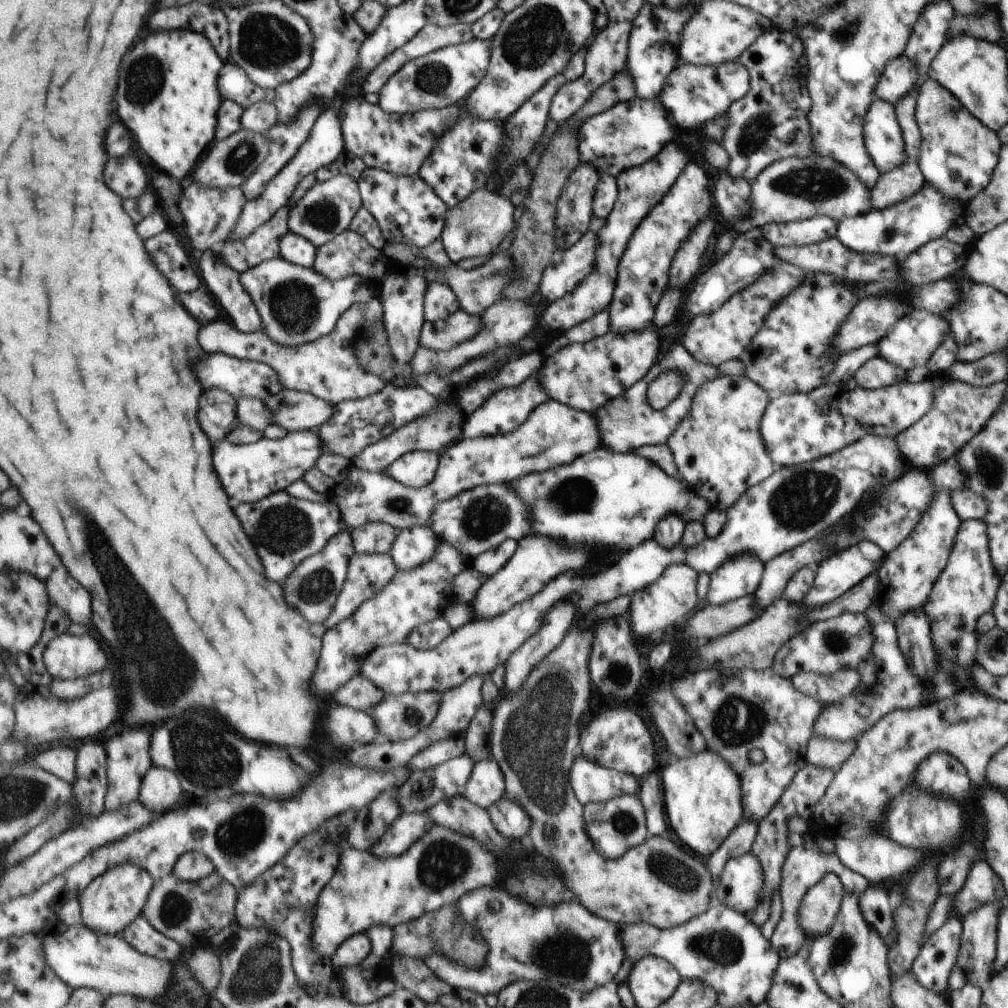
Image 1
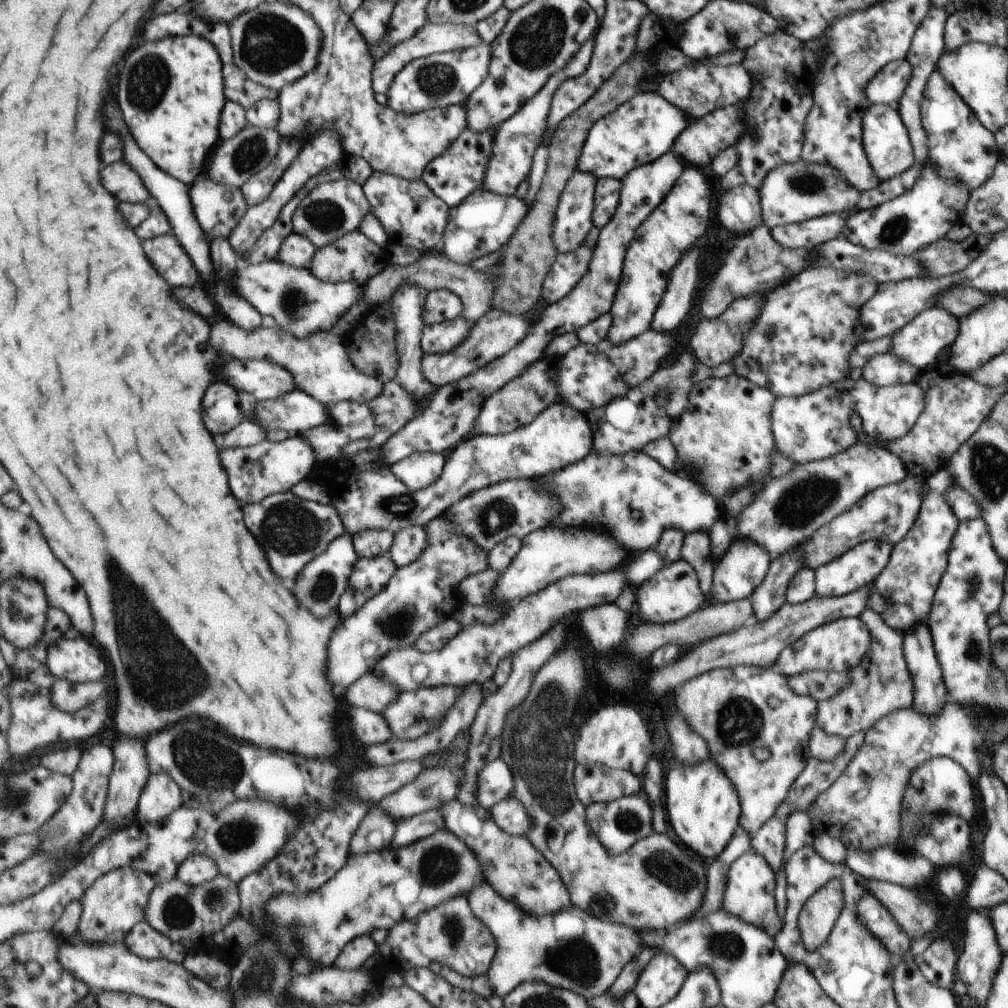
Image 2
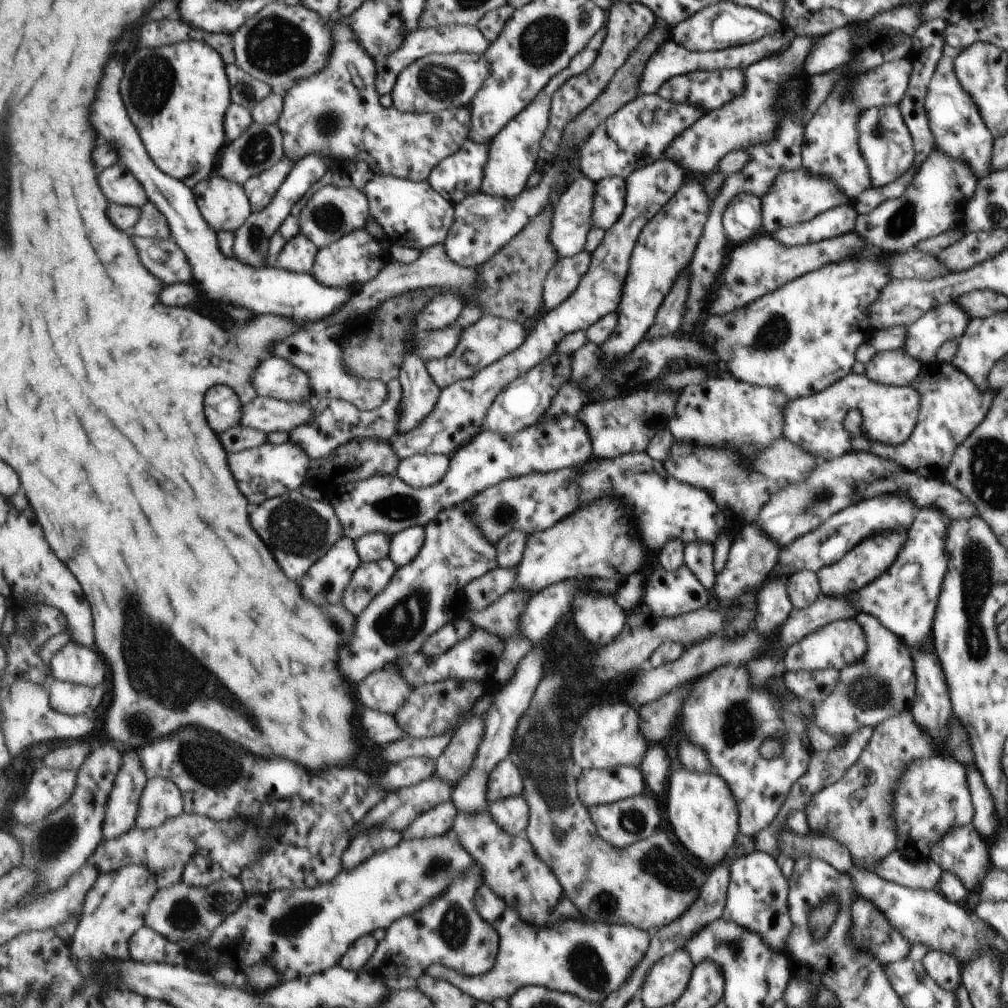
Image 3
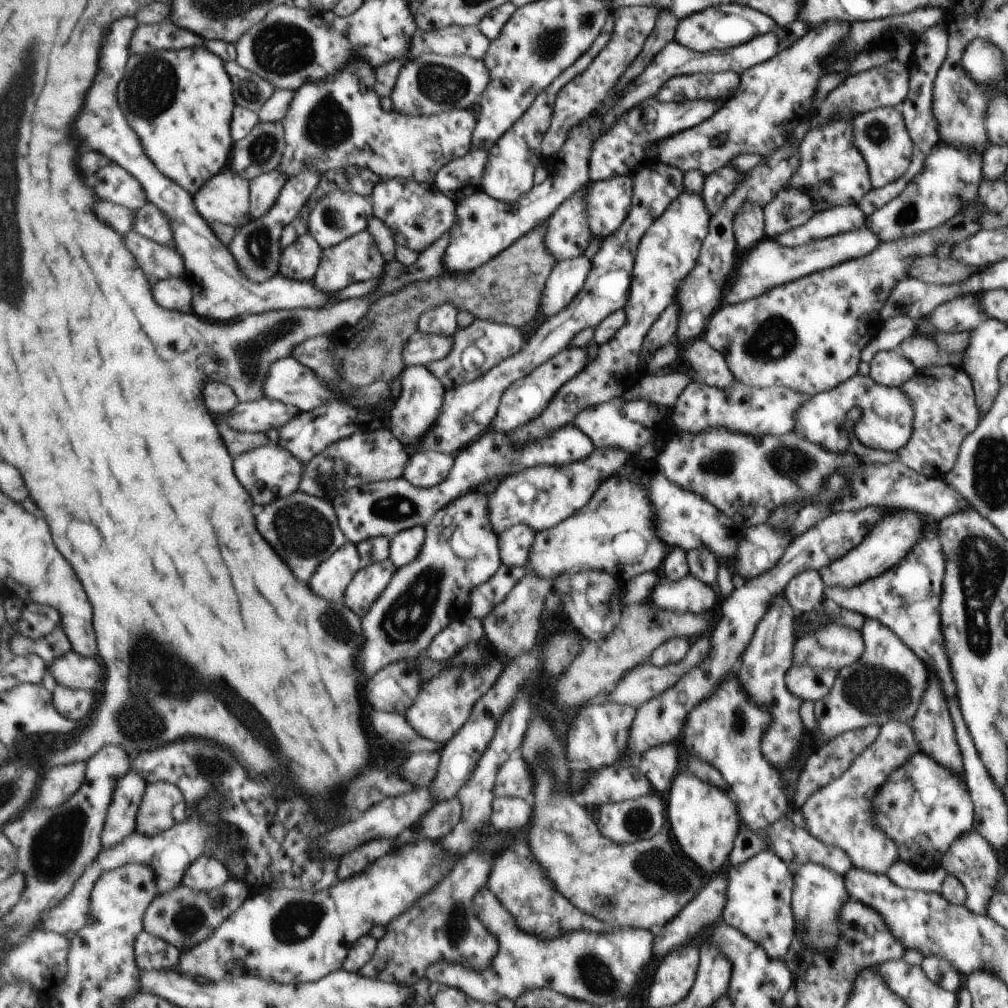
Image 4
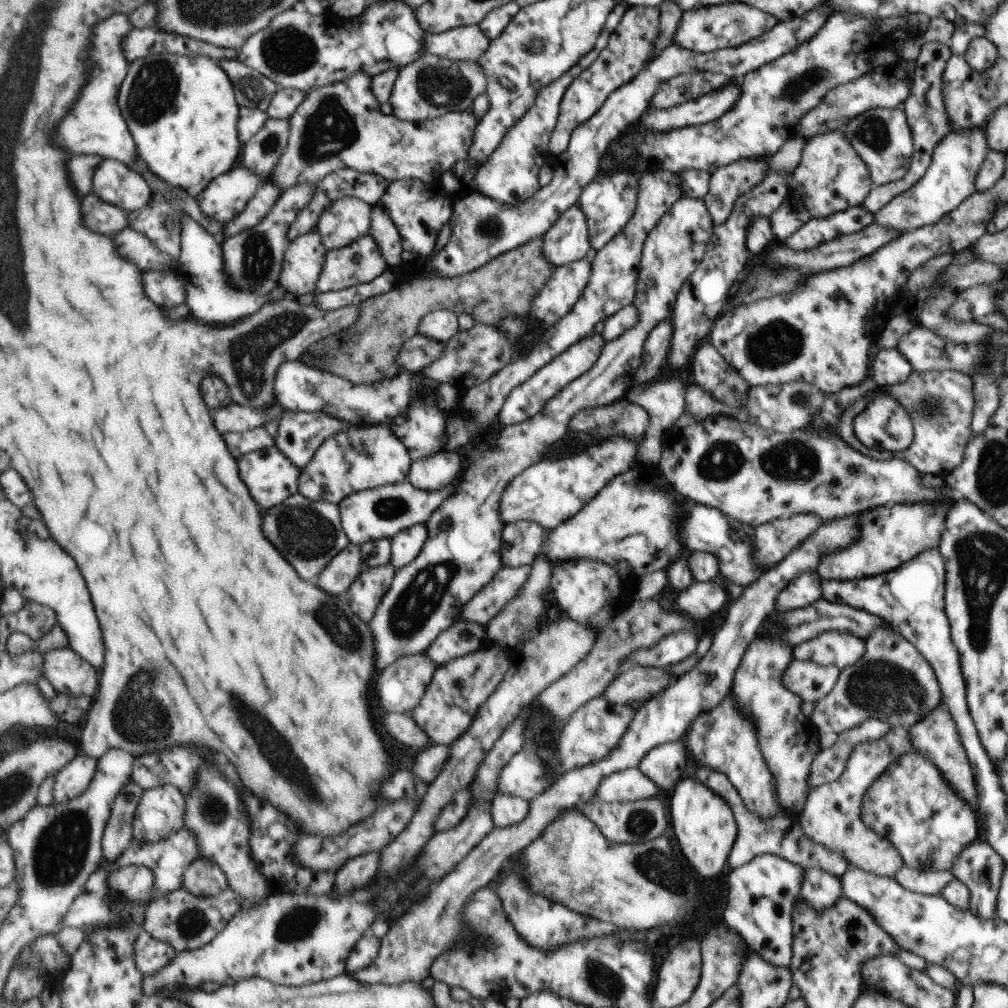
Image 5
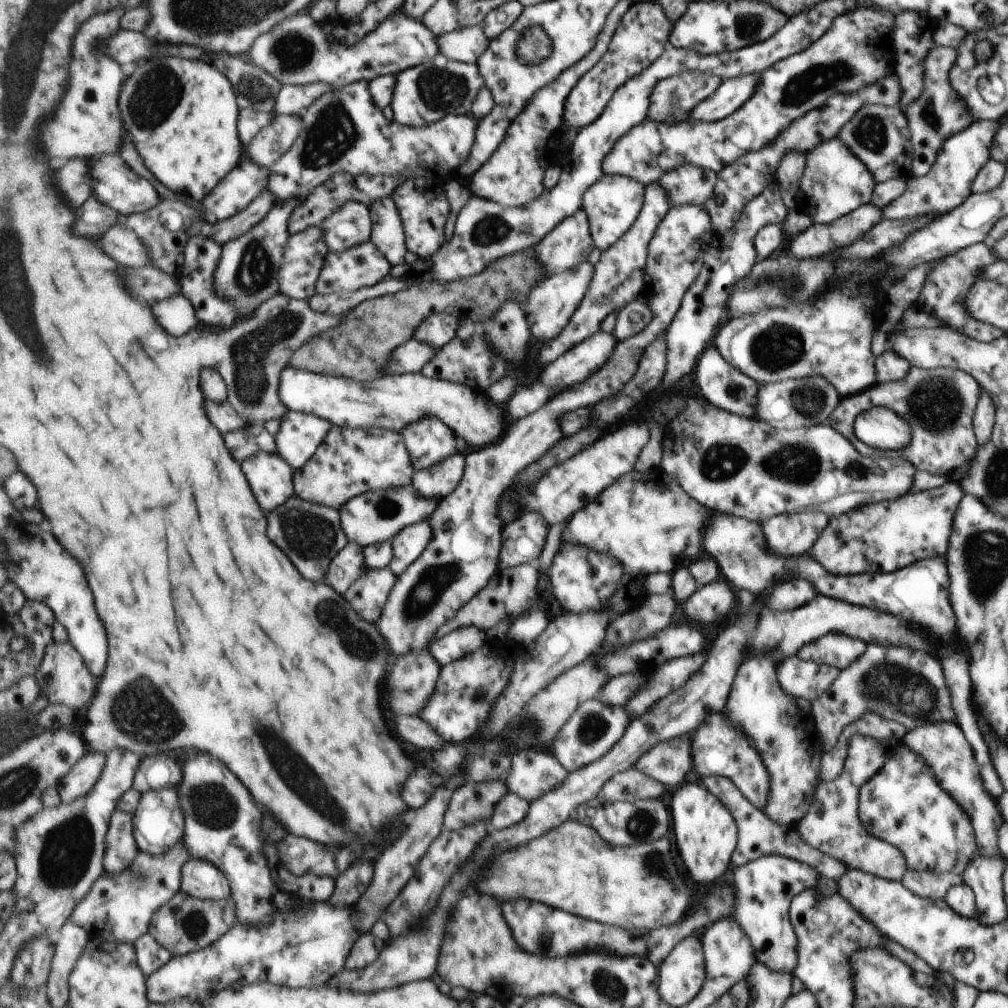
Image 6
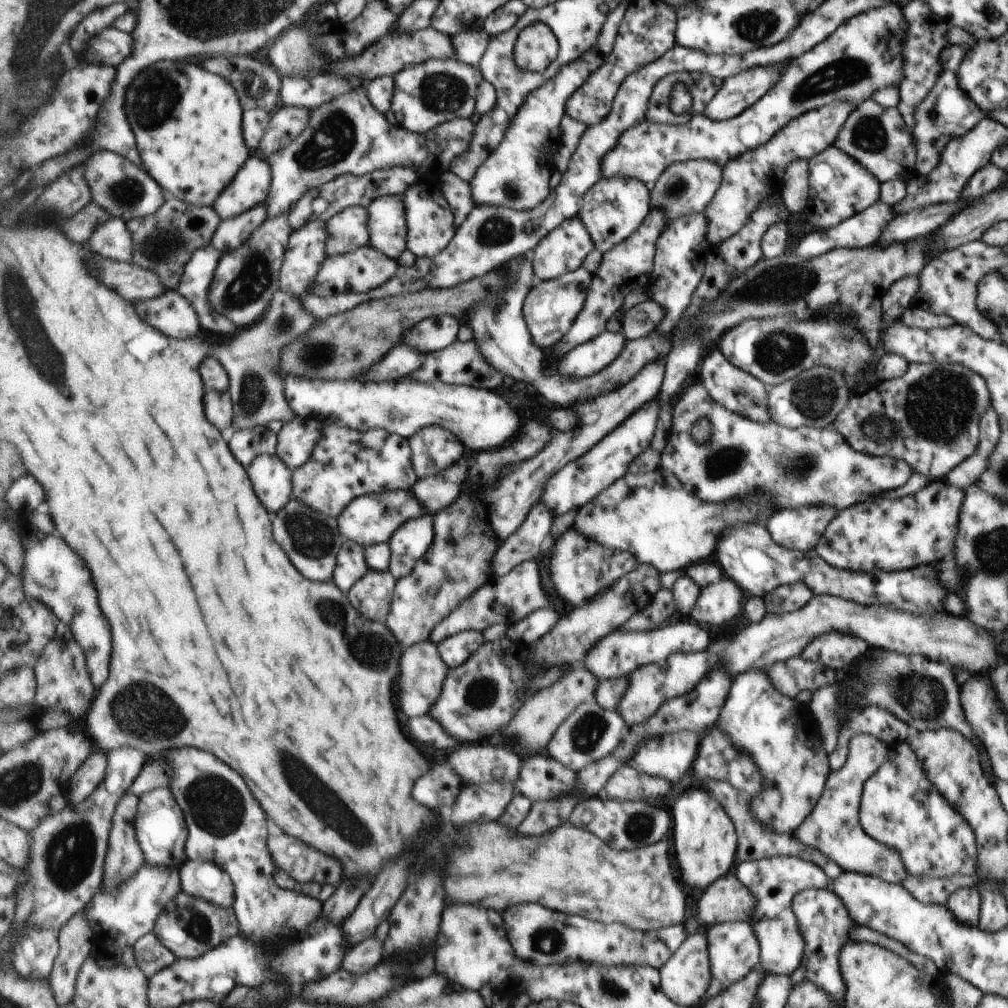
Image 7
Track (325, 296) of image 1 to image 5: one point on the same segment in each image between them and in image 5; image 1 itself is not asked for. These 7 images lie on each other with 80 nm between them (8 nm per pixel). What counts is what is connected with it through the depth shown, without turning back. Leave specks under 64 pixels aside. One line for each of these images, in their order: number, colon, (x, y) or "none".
2: (299, 302)
3: (274, 290)
4: (221, 291)
5: (96, 125)

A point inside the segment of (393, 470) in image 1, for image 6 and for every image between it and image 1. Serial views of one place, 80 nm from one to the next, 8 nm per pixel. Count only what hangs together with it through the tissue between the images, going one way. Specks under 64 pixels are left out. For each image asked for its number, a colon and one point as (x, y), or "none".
2: (420, 470)
3: (424, 470)
4: (426, 469)
5: (433, 474)
6: (438, 482)

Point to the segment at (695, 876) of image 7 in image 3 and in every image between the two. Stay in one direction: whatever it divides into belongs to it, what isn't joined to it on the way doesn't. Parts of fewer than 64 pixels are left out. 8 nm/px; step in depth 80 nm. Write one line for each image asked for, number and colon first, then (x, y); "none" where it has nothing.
3: (699, 808)
4: (703, 819)
5: (703, 826)
6: (703, 829)

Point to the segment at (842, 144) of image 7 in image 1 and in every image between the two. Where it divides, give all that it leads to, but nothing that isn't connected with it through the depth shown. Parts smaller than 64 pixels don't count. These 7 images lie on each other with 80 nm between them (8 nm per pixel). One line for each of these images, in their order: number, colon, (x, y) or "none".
1: (882, 136)
2: (885, 142)
3: (884, 142)
4: (881, 136)
5: (881, 137)
6: (879, 136)

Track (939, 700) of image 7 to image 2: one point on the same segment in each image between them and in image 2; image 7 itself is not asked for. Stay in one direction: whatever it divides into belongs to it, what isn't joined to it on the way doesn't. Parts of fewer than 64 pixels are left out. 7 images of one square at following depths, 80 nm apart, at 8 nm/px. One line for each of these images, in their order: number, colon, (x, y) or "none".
2: (880, 684)
3: (881, 684)
4: (889, 682)
5: (891, 682)
6: (906, 686)

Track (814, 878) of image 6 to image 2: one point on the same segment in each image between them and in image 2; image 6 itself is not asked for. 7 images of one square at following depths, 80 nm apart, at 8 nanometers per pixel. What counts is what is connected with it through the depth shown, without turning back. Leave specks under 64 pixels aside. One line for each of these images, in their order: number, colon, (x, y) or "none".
2: (750, 883)
3: (756, 892)
4: (757, 903)
5: (761, 893)

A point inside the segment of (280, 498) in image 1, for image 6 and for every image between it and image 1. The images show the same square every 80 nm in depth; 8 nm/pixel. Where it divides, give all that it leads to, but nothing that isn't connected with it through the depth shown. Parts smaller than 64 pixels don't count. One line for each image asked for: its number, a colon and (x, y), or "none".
2: (295, 531)
3: (301, 531)
4: (306, 530)
5: (311, 533)
6: (312, 535)

